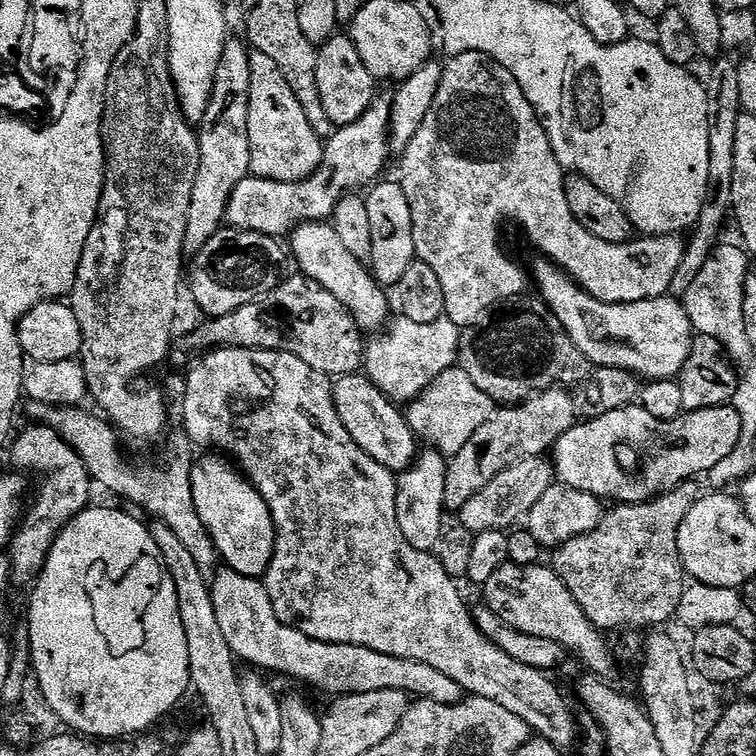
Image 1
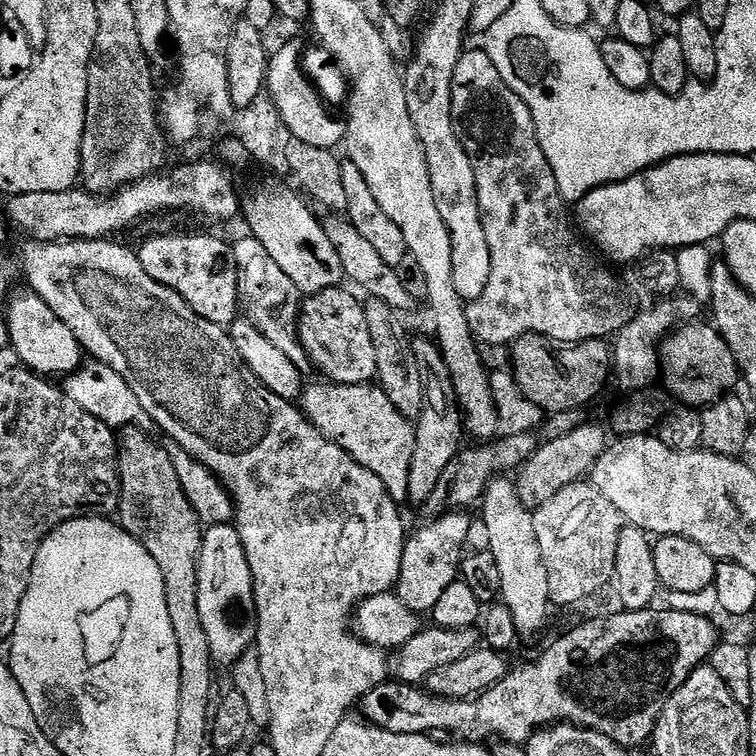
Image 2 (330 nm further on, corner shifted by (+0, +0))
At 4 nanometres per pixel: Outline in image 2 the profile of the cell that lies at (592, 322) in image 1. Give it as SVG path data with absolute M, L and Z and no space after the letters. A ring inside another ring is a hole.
M689 322L676 329L663 341L660 348L660 358L662 361L662 380L663 383L668 383L667 391L673 397L677 396L677 401L683 402L688 406L707 406L721 400L723 396L729 395L733 391L732 388L738 384L738 369L736 366L736 359L731 350L728 349L728 343L723 340L720 333L716 331L715 327L708 328L701 322Z

